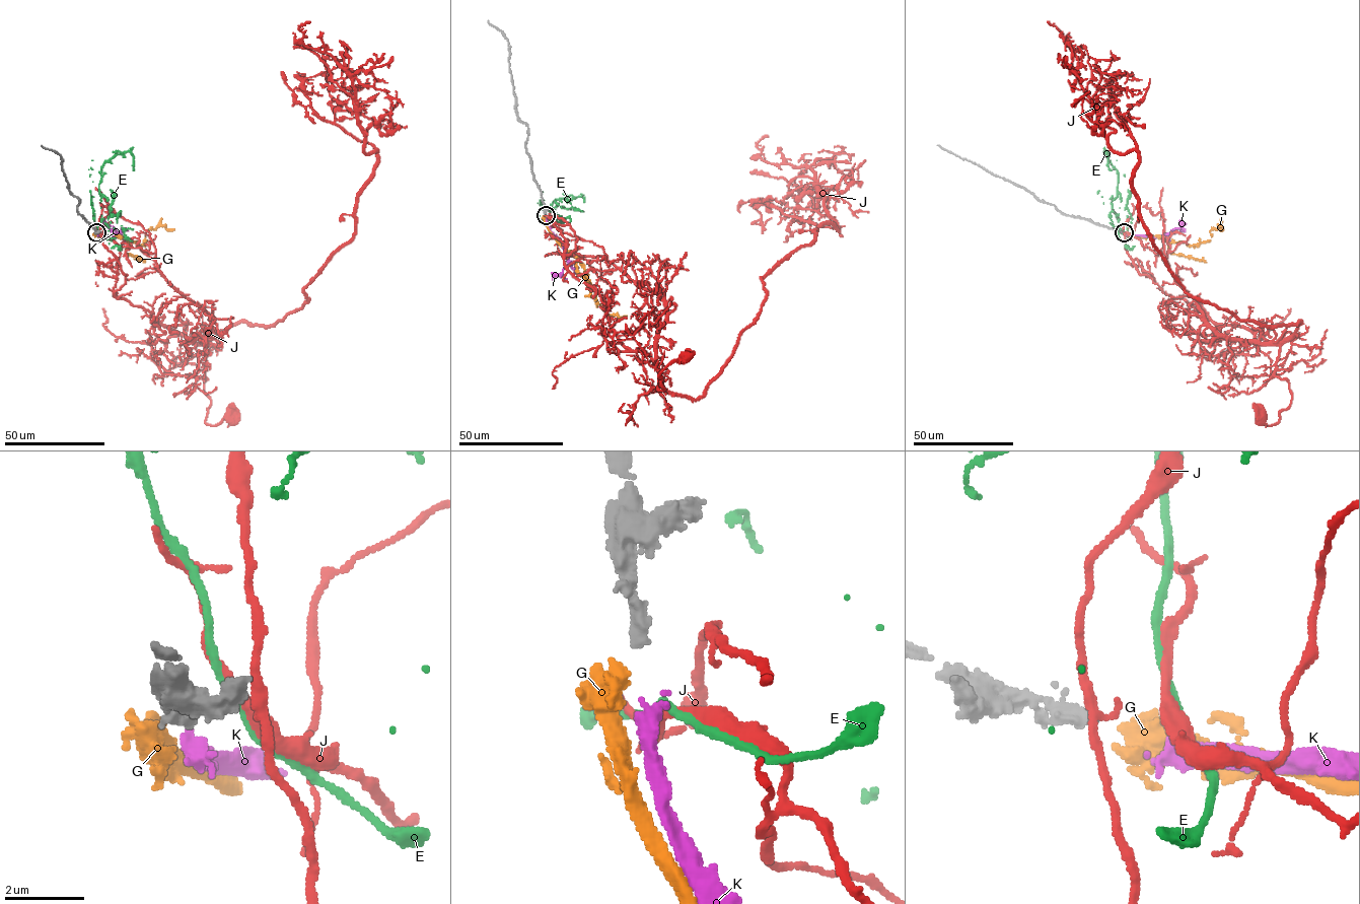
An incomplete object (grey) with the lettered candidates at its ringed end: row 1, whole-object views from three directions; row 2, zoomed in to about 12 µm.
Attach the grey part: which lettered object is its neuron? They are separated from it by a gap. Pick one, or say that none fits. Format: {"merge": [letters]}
{"merge": ["K"]}

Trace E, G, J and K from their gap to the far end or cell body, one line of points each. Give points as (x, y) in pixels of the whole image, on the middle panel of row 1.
E: (547, 218), (543, 218), (544, 203), (550, 211), (548, 207), (559, 199), (581, 196), (583, 202)
G: (544, 216), (550, 233), (583, 267), (596, 305), (599, 303), (609, 315), (626, 316)
J: (549, 215), (577, 240), (566, 268), (599, 295), (617, 338), (653, 361), (659, 390), (660, 373), (685, 356)
K: (547, 217), (549, 229), (561, 240), (567, 257), (562, 272), (554, 276)

